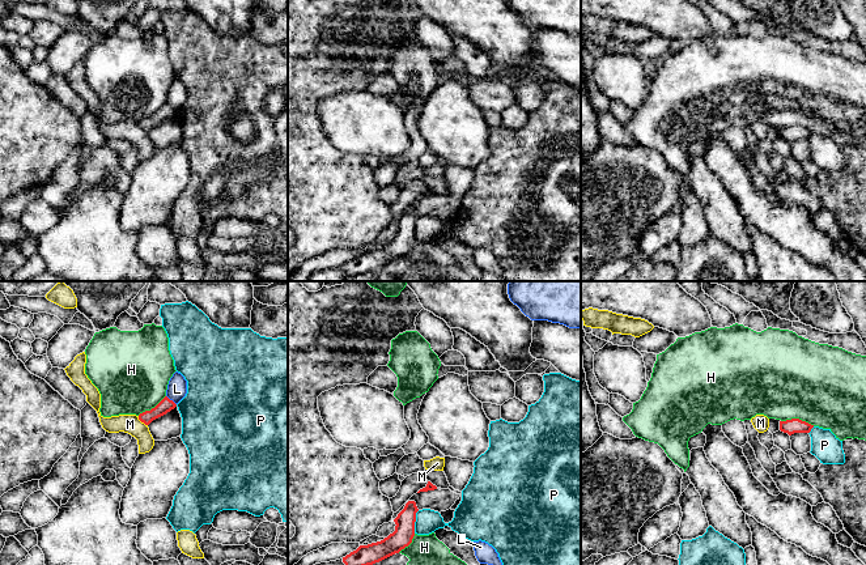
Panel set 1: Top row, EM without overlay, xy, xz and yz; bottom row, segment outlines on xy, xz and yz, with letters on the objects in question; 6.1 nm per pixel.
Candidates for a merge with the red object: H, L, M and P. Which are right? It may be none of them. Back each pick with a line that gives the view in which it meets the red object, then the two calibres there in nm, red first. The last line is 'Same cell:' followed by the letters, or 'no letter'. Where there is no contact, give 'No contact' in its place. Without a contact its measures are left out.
Same cell: no letter

